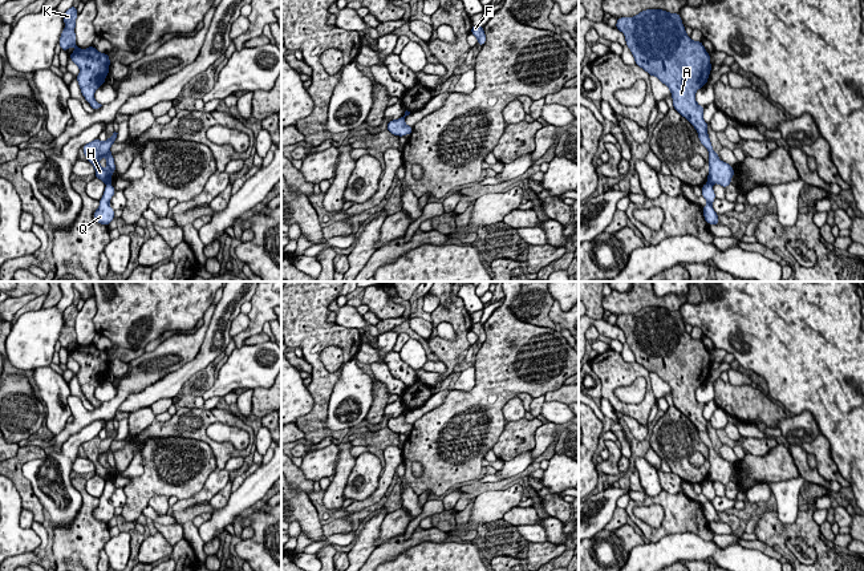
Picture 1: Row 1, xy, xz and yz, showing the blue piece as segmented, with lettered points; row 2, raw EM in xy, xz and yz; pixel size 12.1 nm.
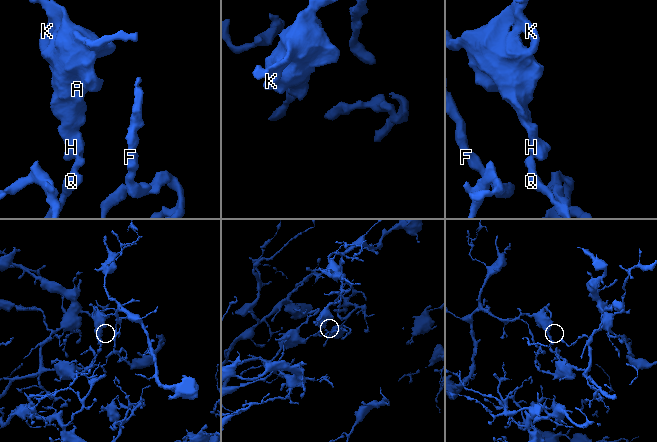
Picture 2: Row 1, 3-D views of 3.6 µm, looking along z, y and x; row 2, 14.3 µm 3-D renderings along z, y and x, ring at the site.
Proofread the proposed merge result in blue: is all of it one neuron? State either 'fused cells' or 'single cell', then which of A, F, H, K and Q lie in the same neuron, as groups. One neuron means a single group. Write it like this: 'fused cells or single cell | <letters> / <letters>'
fused cells | A F H K / Q

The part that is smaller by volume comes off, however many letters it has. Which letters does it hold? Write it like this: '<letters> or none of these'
A, F, H, K

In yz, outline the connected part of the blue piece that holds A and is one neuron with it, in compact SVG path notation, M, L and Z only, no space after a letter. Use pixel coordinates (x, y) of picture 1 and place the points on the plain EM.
M645 307L633 315L618 315L616 325L624 331L626 344L630 347L636 363L649 373L656 373L672 390L673 405L685 414L697 428L701 441L709 448L709 481L718 481L727 485L734 474L734 465L719 457L713 448L707 424L703 417L705 404L695 398L695 390L705 381L711 368L710 352L701 339L693 339L686 332L680 311L670 311L662 307Z

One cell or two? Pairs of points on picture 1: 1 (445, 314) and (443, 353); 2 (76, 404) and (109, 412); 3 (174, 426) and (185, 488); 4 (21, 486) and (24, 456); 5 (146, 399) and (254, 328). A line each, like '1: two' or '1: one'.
1: one
2: one
3: two
4: one
5: two

